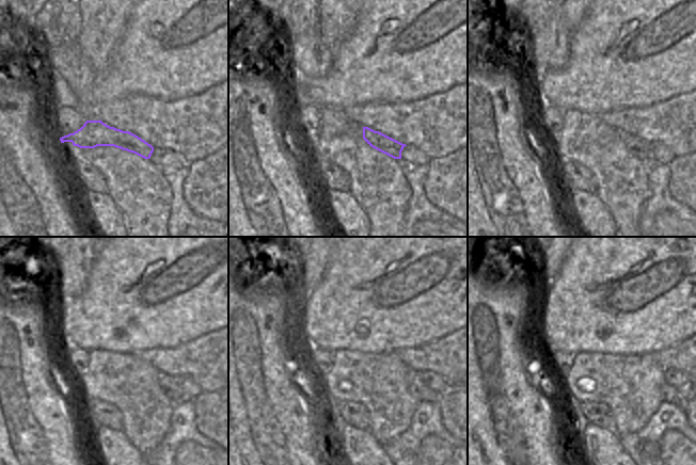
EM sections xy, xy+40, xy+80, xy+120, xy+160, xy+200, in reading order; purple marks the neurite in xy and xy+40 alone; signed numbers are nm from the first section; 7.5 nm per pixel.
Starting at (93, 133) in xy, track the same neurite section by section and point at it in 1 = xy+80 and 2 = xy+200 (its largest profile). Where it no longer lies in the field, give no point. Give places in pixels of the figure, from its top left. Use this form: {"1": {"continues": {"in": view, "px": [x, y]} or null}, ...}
{"1": {"continues": {"in": "xy+80", "px": [639, 148]}}, "2": {"continues": {"in": "xy+200", "px": [669, 394]}}}

